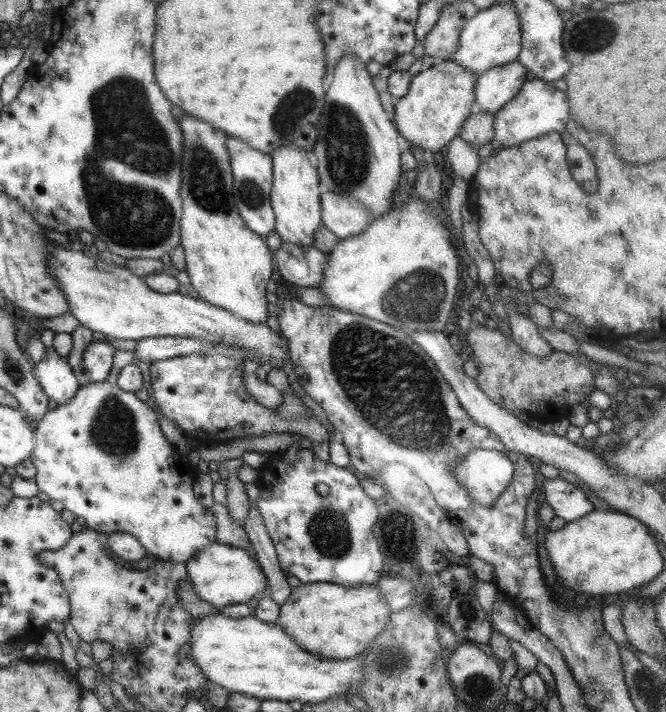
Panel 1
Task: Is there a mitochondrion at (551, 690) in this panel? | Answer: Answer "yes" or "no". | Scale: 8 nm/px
no

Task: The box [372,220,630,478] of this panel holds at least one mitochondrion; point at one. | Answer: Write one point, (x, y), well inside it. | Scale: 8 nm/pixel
(419, 295)

